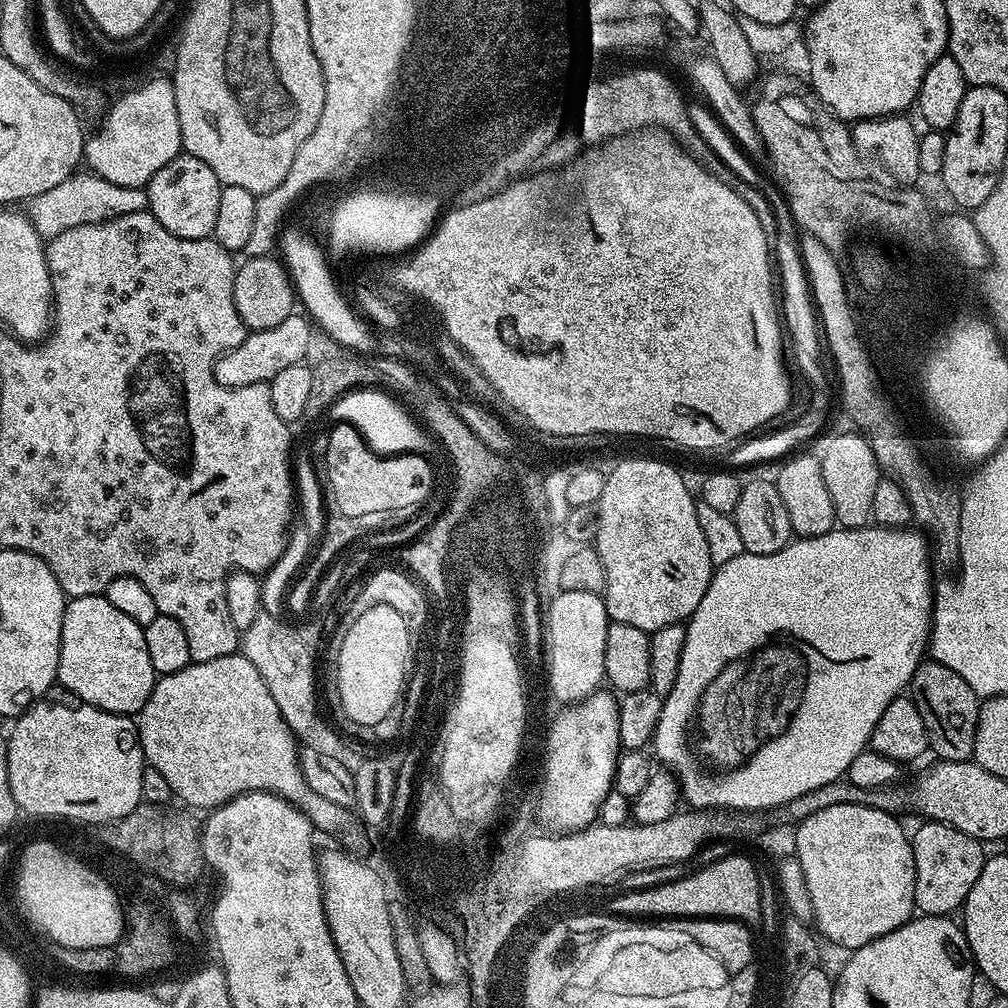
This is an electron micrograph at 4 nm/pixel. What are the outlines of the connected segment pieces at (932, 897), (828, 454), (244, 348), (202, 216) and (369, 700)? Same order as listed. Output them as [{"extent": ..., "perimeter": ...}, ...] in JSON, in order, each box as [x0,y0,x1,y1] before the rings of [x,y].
[{"extent":[910,824,986,916],"perimeter":[[[921,824],[924,825],[910,836],[916,867],[916,908],[926,916],[948,916],[963,905],[966,894],[970,894],[970,886],[978,882],[978,874],[982,874],[986,859],[985,845],[949,824]]]},{"extent":[820,430,882,528],"perimeter":[[[855,430],[840,432],[832,436],[820,456],[823,477],[826,478],[826,490],[830,490],[830,500],[834,502],[836,523],[841,528],[866,528],[873,523],[872,511],[874,510],[874,494],[878,491],[878,482],[882,478],[882,469],[875,460],[874,450],[865,435]]]},{"extent":[212,314,313,388],"perimeter":[[[293,314],[286,318],[286,322],[278,322],[278,326],[270,326],[270,330],[249,332],[248,337],[241,344],[217,356],[212,364],[214,378],[227,388],[269,383],[280,371],[287,370],[289,366],[295,364],[305,363],[306,346],[309,345],[313,331],[313,325],[307,315]]]},{"extent":[146,154,222,240],"perimeter":[[[187,154],[175,156],[146,186],[148,193],[147,211],[152,213],[170,234],[190,238],[191,240],[207,240],[214,230],[214,222],[218,219],[218,198],[222,185],[219,178],[202,162],[202,158],[194,158]]]},{"extent":[334,606,414,728],"perimeter":[[[374,606],[359,618],[347,634],[342,652],[334,663],[334,675],[341,691],[342,705],[354,722],[374,728],[375,723],[386,717],[394,704],[402,699],[406,687],[406,673],[410,668],[410,649],[414,640],[408,631],[408,624],[391,606]]]}]

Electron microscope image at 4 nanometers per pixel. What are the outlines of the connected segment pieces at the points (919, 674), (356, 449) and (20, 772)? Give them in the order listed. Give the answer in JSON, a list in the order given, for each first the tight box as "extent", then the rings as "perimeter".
[{"extent":[910,658,981,762],"perimeter":[[[928,658],[914,670],[910,685],[910,699],[918,706],[922,722],[926,722],[926,734],[931,755],[940,760],[962,762],[972,760],[974,734],[978,730],[978,714],[981,697],[970,690],[970,686],[950,666],[942,666],[938,661]]]},{"extent":[326,423,428,520],"perimeter":[[[349,423],[332,433],[332,443],[329,443],[331,452],[328,453],[332,481],[327,484],[326,492],[329,497],[340,500],[340,508],[344,508],[348,516],[370,519],[372,512],[380,512],[384,520],[400,520],[400,516],[408,516],[408,512],[424,500],[424,492],[428,492],[428,468],[424,468],[420,460],[376,460],[376,456],[368,456],[368,452],[364,452],[364,444],[360,444],[360,431]]]},{"extent":[6,690,146,820],"perimeter":[[[63,690],[53,691],[42,700],[37,700],[20,716],[15,717],[12,733],[6,736],[8,742],[8,777],[10,778],[10,790],[21,813],[33,817],[36,812],[53,812],[54,814],[66,814],[67,816],[84,816],[84,820],[104,820],[104,816],[120,816],[120,812],[131,812],[142,802],[142,774],[146,767],[144,751],[140,745],[138,724],[131,715],[119,712],[107,712],[82,698],[78,698],[72,692]]]}]

